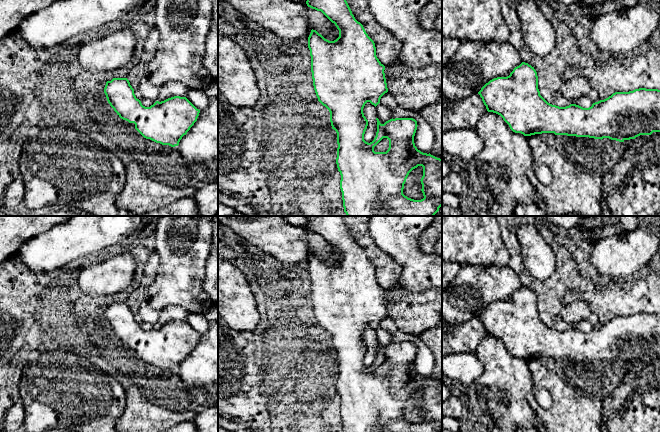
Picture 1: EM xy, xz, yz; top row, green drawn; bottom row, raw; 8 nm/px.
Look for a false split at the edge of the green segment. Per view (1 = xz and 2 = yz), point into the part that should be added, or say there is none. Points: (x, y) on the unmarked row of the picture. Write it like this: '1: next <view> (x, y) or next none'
1: next none
2: next none

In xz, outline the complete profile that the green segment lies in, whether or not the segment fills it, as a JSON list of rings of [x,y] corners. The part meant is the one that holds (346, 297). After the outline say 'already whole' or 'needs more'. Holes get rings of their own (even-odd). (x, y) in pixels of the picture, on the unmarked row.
[[[309,216],[308,223],[306,225],[306,228],[308,231],[315,233],[317,235],[321,235],[332,247],[335,248],[337,253],[339,254],[339,261],[334,265],[329,265],[325,263],[321,258],[319,258],[316,254],[311,254],[311,257],[308,261],[308,272],[310,274],[310,280],[311,280],[311,296],[312,296],[312,303],[313,303],[313,310],[316,317],[316,320],[318,322],[318,325],[325,330],[329,336],[330,336],[330,346],[332,353],[334,353],[337,357],[337,382],[336,382],[336,388],[338,395],[341,399],[340,404],[340,413],[342,416],[342,424],[343,424],[343,431],[344,432],[440,432],[442,430],[442,383],[437,382],[430,377],[423,377],[420,374],[417,373],[414,367],[414,360],[417,354],[417,345],[413,342],[395,342],[390,343],[386,345],[384,348],[381,348],[379,343],[377,344],[377,356],[374,364],[370,367],[366,366],[364,364],[364,358],[368,350],[368,344],[364,340],[363,332],[367,326],[370,326],[375,331],[380,327],[381,321],[388,316],[386,302],[385,302],[385,290],[379,285],[379,283],[376,280],[376,271],[374,265],[368,260],[366,257],[363,249],[358,246],[354,239],[352,238],[352,235],[346,225],[346,221],[344,216]],[[387,362],[389,364],[389,372],[386,376],[375,376],[374,371],[383,363]],[[418,390],[423,391],[423,400],[421,402],[421,408],[422,408],[422,417],[424,422],[421,424],[414,424],[411,422],[408,422],[403,418],[404,408],[406,406],[406,403],[409,399],[409,397],[417,392]]]; already whole

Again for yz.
[[[522,286],[507,301],[497,301],[486,307],[478,316],[488,336],[500,339],[515,357],[531,360],[542,357],[609,362],[619,366],[640,359],[660,356],[660,314],[639,312],[629,316],[615,316],[608,322],[583,332],[576,328],[559,331],[548,327],[538,313],[537,296]]]; already whole

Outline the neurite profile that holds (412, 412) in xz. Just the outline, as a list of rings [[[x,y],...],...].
[[[418,390],[409,397],[403,413],[403,418],[405,420],[414,424],[421,424],[424,422],[423,417],[421,415],[422,408],[420,405],[422,400],[423,400],[422,390]]]

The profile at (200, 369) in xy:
[[[218,321],[210,322],[209,330],[200,335],[178,374],[186,386],[209,388],[218,382]]]

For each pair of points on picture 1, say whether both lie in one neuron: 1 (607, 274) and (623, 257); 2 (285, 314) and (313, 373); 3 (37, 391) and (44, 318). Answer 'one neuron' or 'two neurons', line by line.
1: one neuron
2: one neuron
3: one neuron

